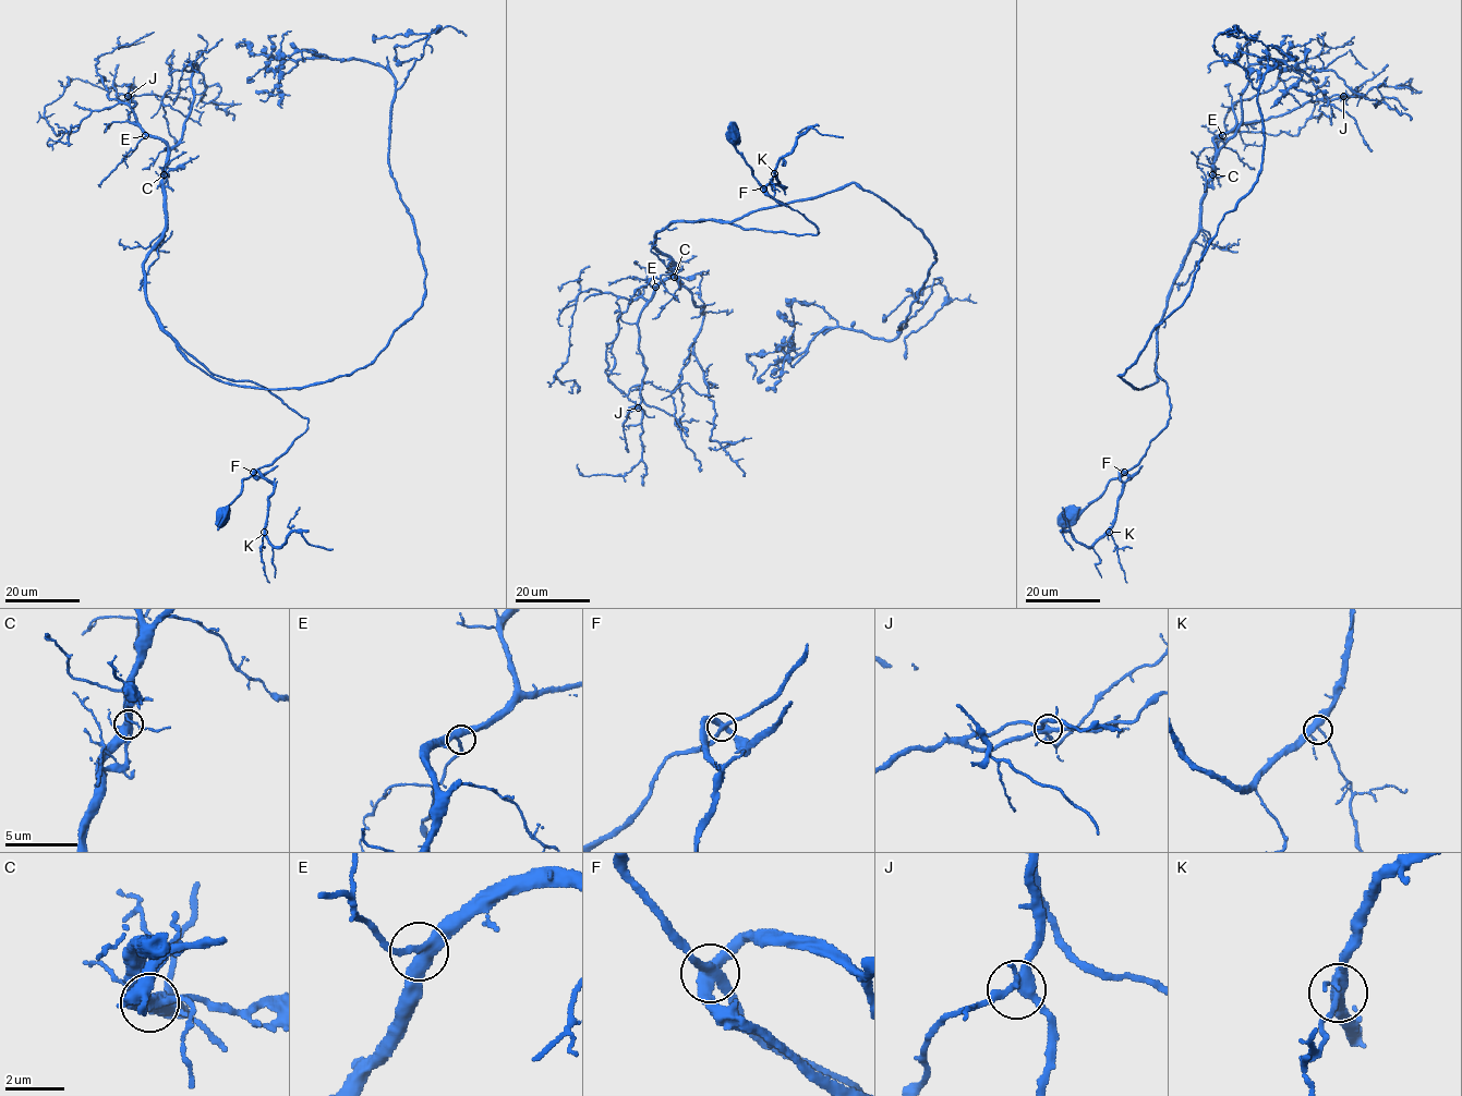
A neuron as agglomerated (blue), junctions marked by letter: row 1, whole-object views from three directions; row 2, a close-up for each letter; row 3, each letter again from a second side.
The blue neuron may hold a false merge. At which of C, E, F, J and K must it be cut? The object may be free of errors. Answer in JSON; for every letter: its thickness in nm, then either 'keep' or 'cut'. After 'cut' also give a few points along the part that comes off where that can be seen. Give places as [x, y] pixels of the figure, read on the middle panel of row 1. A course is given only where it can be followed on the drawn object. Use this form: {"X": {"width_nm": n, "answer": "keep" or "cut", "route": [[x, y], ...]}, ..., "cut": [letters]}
{"C": {"width_nm": 480, "answer": "keep"}, "E": {"width_nm": 320, "answer": "keep"}, "F": {"width_nm": 400, "answer": "cut", "route": [[764, 187], [768, 184], [784, 187], [777, 181], [776, 162], [792, 151], [810, 126], [822, 134], [843, 137]]}, "J": {"width_nm": 320, "answer": "keep"}, "K": {"width_nm": 320, "answer": "keep"}, "cut": ["F"]}

